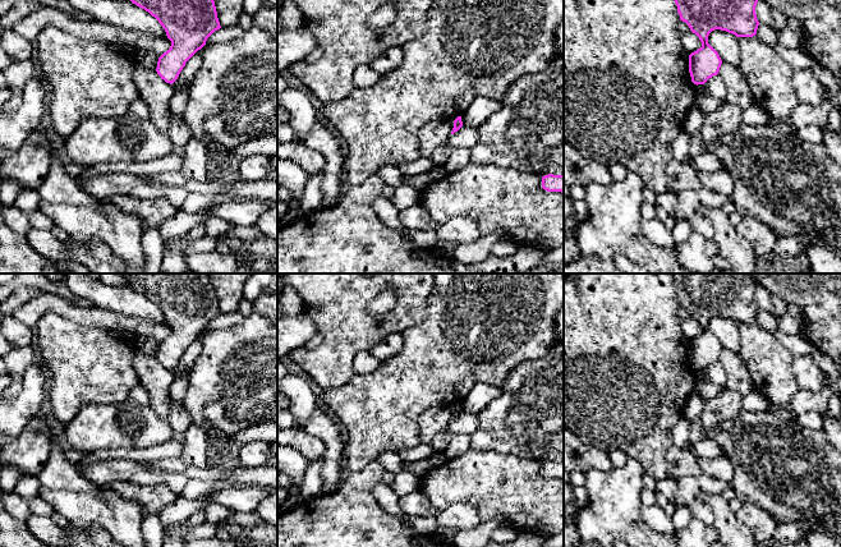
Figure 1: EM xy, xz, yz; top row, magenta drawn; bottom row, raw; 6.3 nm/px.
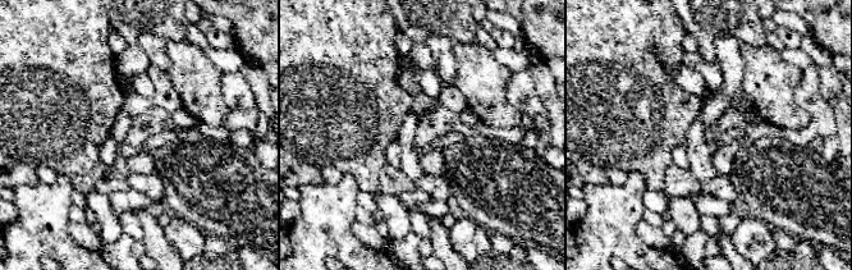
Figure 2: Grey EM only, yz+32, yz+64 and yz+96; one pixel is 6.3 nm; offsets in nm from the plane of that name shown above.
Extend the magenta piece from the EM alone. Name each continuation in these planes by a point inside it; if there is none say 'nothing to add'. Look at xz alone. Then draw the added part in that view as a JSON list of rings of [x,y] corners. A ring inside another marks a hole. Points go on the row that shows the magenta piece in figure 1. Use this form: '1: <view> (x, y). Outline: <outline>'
nothing to add

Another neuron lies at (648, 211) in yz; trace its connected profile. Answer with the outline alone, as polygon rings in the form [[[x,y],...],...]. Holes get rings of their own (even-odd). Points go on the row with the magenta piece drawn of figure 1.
[[[644,199],[642,203],[640,215],[643,220],[656,219],[656,206]]]

